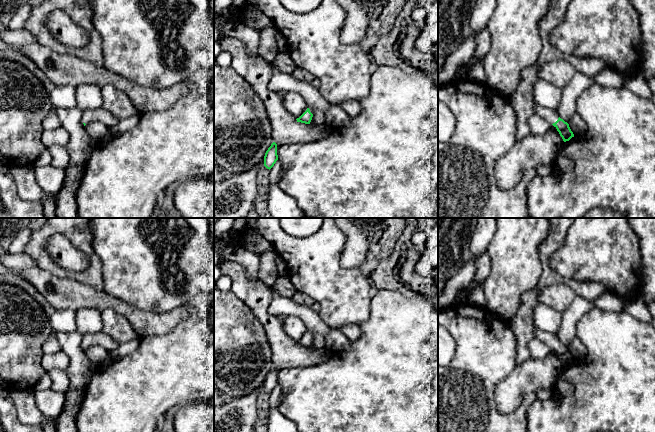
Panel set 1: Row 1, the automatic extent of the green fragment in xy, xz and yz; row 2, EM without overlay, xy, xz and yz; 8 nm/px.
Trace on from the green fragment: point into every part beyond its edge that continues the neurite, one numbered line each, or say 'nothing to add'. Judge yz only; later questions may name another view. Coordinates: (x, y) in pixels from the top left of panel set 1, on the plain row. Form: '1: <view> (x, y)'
1: yz (551, 340)

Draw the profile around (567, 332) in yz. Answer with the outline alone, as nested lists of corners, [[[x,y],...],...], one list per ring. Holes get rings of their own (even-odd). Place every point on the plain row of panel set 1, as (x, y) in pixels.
[[[576,296],[570,307],[562,313],[562,321],[557,332],[558,339],[565,346],[569,346],[576,337],[578,321],[584,314],[594,307],[593,300],[587,300],[581,296]]]

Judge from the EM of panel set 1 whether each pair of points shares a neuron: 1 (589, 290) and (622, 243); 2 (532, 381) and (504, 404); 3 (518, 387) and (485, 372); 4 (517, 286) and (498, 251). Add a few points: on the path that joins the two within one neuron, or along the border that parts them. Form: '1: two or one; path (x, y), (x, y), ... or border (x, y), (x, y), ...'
1: two; border (572, 279), (596, 281), (601, 283), (606, 290)
2: one; path (525, 383), (511, 397)
3: two; border (517, 364), (496, 385), (496, 403)
4: one; path (513, 277), (513, 266), (507, 260)

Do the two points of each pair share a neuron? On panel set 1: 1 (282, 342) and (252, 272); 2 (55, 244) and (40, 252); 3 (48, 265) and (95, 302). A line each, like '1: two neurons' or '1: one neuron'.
1: two neurons
2: two neurons
3: two neurons

